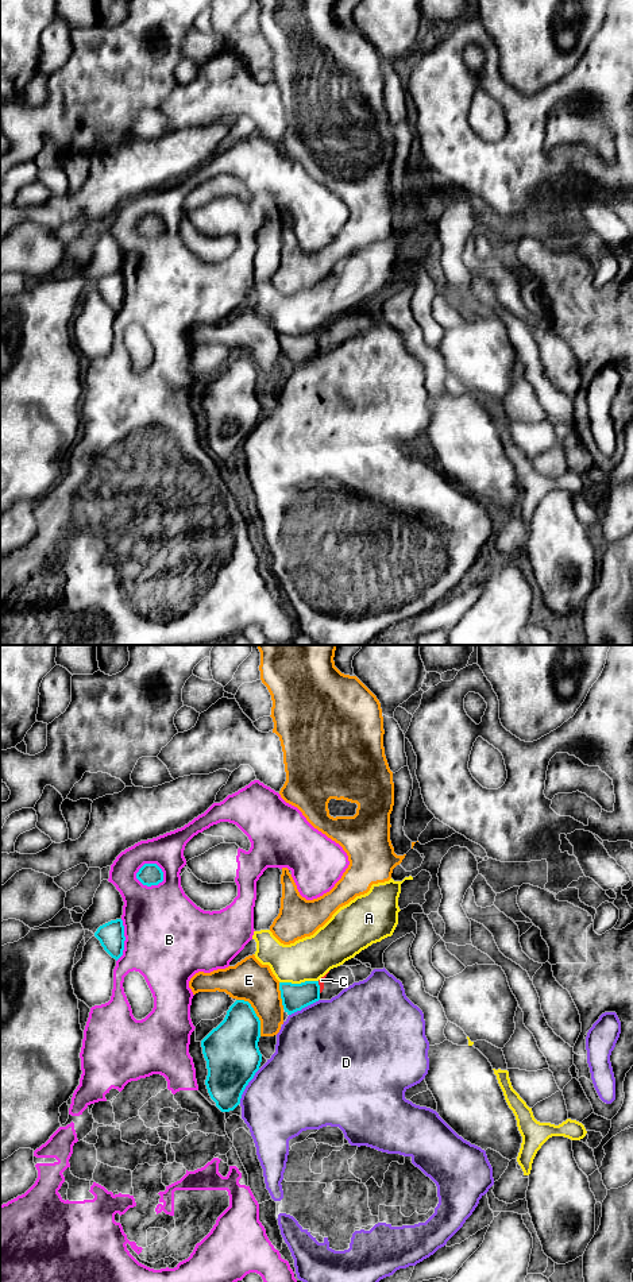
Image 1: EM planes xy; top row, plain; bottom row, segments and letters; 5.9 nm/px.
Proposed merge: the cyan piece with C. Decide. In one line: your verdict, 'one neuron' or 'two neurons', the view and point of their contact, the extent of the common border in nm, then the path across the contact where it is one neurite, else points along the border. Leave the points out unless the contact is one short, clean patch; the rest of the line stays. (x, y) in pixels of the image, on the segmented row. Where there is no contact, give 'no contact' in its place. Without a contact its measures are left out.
two neurons; meets cyan in xy at (319, 987); contact 70 nm long; border along xy (317, 981), (320, 992)

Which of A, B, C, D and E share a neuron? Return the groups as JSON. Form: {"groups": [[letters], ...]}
{"groups": [["A"], ["B"], ["C"], ["D"], ["E"]]}

